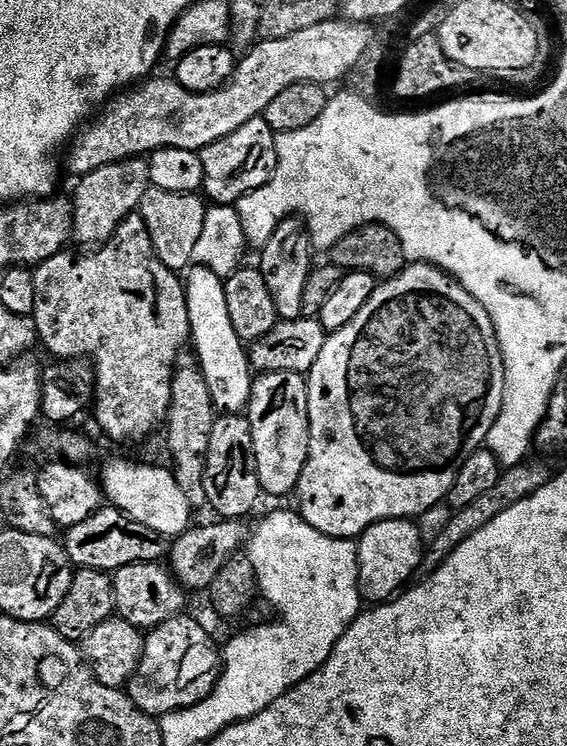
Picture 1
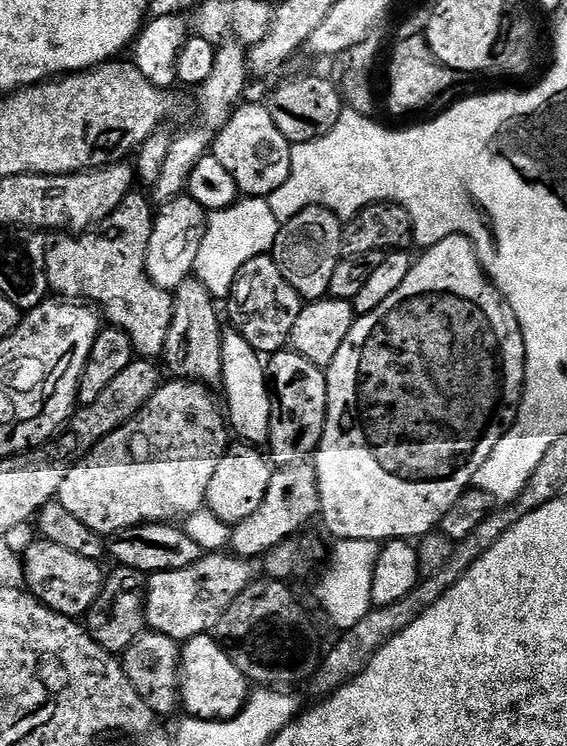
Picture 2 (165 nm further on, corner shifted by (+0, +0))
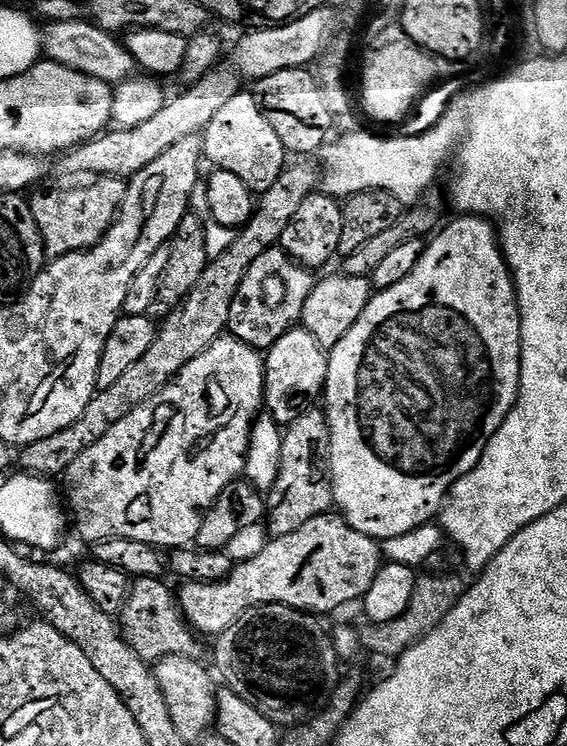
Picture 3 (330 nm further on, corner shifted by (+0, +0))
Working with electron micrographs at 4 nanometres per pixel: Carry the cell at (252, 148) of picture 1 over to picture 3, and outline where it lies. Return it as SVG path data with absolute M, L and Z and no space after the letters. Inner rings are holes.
M241 90L237 96L230 98L202 133L204 155L213 169L235 174L242 178L253 193L263 194L278 182L286 167L286 153L278 134L270 127L270 122L262 114L255 95L251 91Z

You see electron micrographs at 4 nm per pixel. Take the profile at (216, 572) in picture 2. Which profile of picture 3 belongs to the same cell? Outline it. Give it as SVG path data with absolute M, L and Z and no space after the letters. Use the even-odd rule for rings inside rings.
M335 511L323 512L318 518L310 518L306 526L298 526L294 534L277 536L269 539L262 550L254 558L239 561L231 574L221 580L190 580L181 583L178 588L180 613L187 620L193 632L201 637L215 638L234 626L242 614L252 608L261 608L267 604L281 604L297 608L300 612L321 614L320 612L336 612L347 604L363 601L364 595L370 590L378 570L382 567L382 548L377 541L366 534L354 530Z

